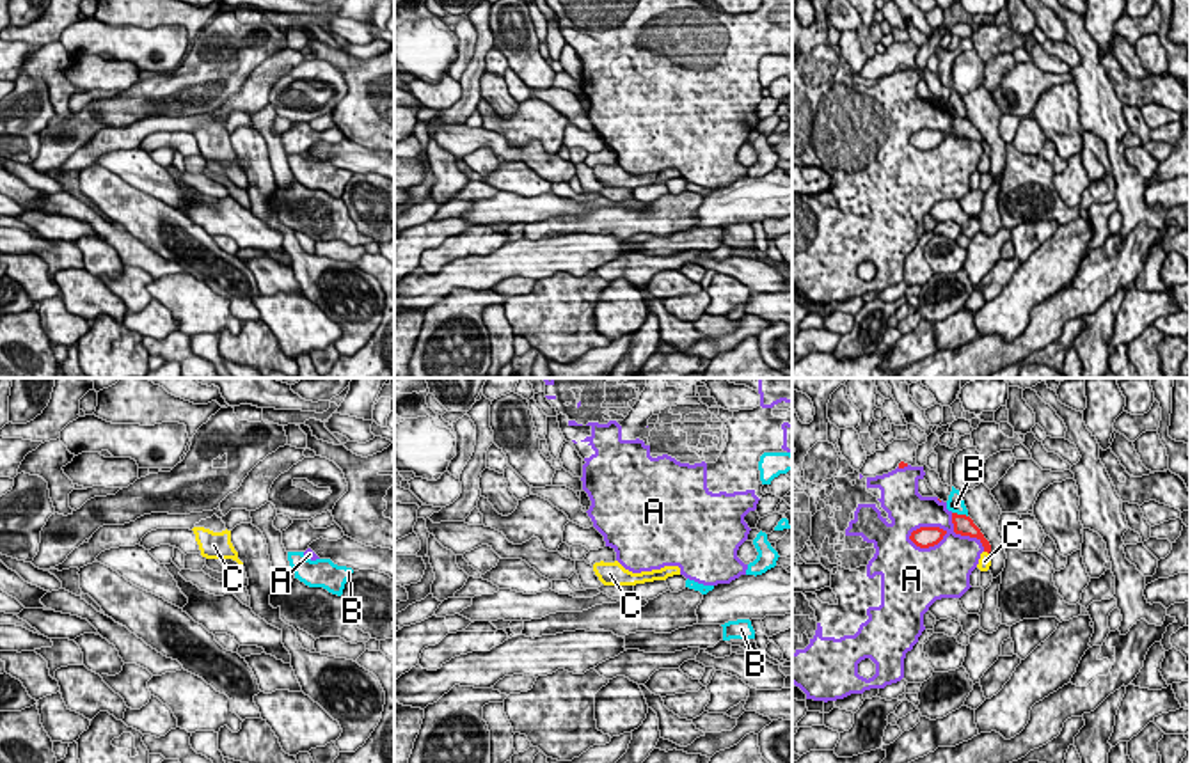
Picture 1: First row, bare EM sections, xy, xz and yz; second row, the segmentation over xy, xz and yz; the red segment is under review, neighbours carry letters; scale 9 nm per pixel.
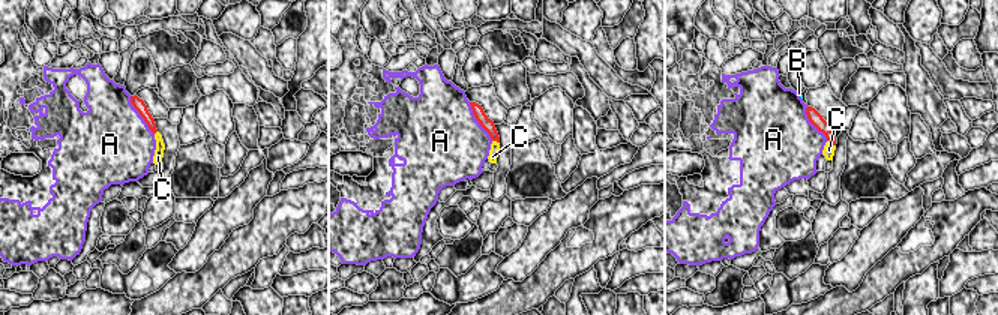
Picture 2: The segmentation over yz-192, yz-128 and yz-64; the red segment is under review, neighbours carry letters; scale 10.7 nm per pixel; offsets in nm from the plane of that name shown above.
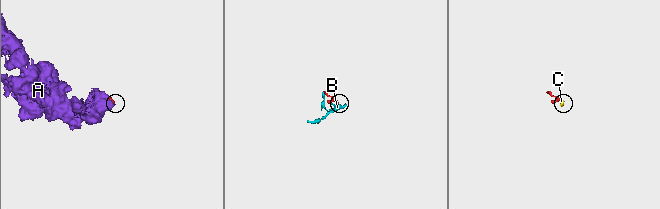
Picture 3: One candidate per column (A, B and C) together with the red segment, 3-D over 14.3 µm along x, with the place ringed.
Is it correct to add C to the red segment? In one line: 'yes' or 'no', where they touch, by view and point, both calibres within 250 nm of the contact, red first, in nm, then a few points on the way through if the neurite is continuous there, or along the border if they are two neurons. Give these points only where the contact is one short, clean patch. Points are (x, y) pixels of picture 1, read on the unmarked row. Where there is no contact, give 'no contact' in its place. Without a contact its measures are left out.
yes; contact yz (986, 153); calibres 130 and 120 nm

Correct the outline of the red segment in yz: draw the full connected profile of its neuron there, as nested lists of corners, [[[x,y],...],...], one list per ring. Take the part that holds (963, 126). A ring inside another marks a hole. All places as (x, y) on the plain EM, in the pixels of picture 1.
[[[952,115],[952,126],[954,126],[954,135],[956,137],[977,140],[982,146],[984,154],[980,156],[977,170],[980,174],[988,174],[989,169],[991,169],[991,160],[989,160],[991,147],[984,140],[984,137],[980,135],[980,131],[973,126],[973,122],[970,119],[957,117],[957,115]]]

